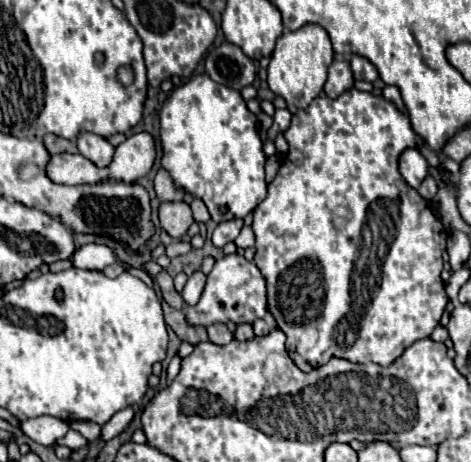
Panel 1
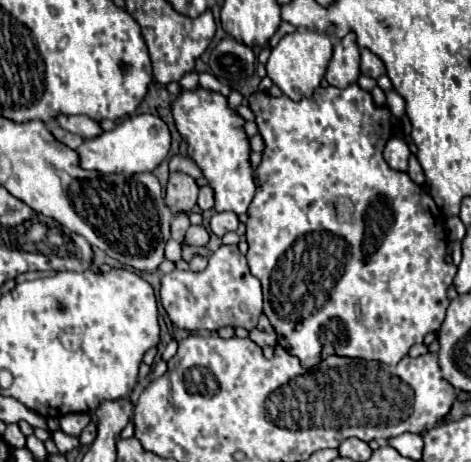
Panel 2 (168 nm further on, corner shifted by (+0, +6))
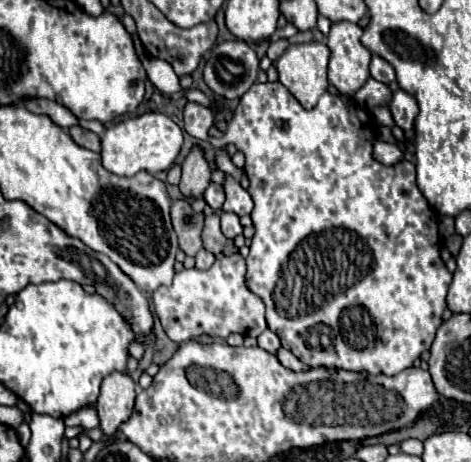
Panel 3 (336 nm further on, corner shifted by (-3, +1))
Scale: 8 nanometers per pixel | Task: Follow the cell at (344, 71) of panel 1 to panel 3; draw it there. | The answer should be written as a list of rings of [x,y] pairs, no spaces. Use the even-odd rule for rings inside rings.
[[[351,21],[333,23],[327,35],[327,47],[331,49],[329,83],[351,97],[369,79],[371,51],[363,47],[361,35],[363,29]]]

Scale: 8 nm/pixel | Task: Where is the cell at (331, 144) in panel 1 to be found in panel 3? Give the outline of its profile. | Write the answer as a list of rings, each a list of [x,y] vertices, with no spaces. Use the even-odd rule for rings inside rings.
[[[267,81],[267,83],[253,83],[253,87],[239,99],[239,105],[235,107],[233,117],[231,117],[231,121],[229,121],[229,125],[227,125],[227,131],[225,131],[221,138],[211,138],[209,136],[207,139],[198,140],[208,140],[217,149],[233,143],[233,145],[245,155],[245,173],[247,173],[247,177],[249,177],[249,189],[247,189],[247,191],[249,191],[249,195],[251,195],[251,199],[253,199],[253,203],[255,203],[255,207],[253,207],[253,211],[251,211],[255,235],[253,235],[253,239],[251,239],[251,253],[249,253],[249,257],[247,257],[245,283],[247,283],[247,289],[253,291],[257,297],[261,297],[261,301],[265,303],[265,307],[267,307],[267,313],[265,313],[267,327],[281,339],[281,345],[283,345],[285,349],[289,349],[293,355],[297,355],[297,357],[299,357],[305,365],[309,365],[309,367],[331,367],[331,369],[347,369],[347,371],[365,371],[365,373],[371,373],[371,375],[379,375],[379,373],[383,373],[383,375],[397,375],[397,373],[405,371],[407,367],[411,367],[413,361],[419,359],[419,355],[431,347],[431,343],[433,343],[433,339],[435,339],[435,331],[437,331],[437,327],[441,325],[441,317],[443,317],[443,311],[445,311],[445,297],[447,297],[447,291],[449,291],[449,285],[451,285],[453,275],[447,271],[445,263],[441,261],[441,255],[439,255],[441,239],[439,239],[437,215],[435,215],[435,211],[429,207],[427,199],[423,197],[423,193],[421,193],[421,191],[417,189],[417,185],[415,185],[415,165],[413,165],[411,161],[407,161],[407,159],[403,159],[403,161],[399,161],[399,163],[395,163],[395,165],[391,165],[391,167],[381,165],[379,161],[375,161],[373,155],[371,155],[371,151],[373,151],[371,139],[375,139],[377,127],[371,127],[371,125],[373,125],[373,119],[369,117],[369,113],[367,113],[363,107],[359,107],[351,97],[333,97],[331,93],[325,93],[325,97],[321,95],[321,97],[319,97],[319,103],[317,103],[311,111],[307,111],[307,109],[303,109],[303,107],[299,105],[299,101],[283,87],[283,83],[279,83],[279,81],[275,81],[275,83]]]

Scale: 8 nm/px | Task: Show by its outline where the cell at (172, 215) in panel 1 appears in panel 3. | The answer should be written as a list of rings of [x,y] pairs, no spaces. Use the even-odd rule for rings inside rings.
[[[193,145],[191,153],[183,161],[183,177],[179,189],[185,197],[201,197],[211,181],[211,167],[199,145]]]

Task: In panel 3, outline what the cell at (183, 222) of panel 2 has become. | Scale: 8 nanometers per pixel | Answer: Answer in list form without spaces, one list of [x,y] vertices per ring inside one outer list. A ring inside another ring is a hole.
[[[177,199],[173,201],[171,217],[175,233],[179,237],[179,247],[185,251],[185,255],[195,257],[197,251],[203,247],[201,231],[203,231],[205,213],[195,213],[187,199]]]

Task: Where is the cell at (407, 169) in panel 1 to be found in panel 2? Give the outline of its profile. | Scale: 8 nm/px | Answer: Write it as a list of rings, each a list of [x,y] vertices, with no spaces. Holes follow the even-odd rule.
[[[392,138],[386,148],[384,148],[384,158],[388,166],[400,172],[408,172],[408,158],[410,158],[410,148],[402,138]]]

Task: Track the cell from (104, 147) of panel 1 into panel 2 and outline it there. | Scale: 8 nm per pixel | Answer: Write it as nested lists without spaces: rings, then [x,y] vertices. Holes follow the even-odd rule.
[[[58,116],[56,124],[62,126],[64,130],[68,130],[68,132],[80,134],[84,140],[92,140],[92,138],[96,138],[96,136],[102,134],[100,124],[94,122],[88,116]]]

